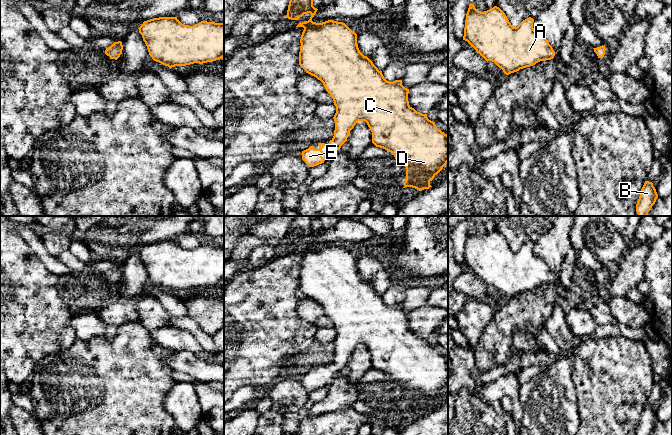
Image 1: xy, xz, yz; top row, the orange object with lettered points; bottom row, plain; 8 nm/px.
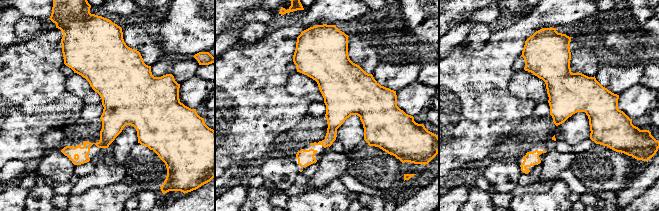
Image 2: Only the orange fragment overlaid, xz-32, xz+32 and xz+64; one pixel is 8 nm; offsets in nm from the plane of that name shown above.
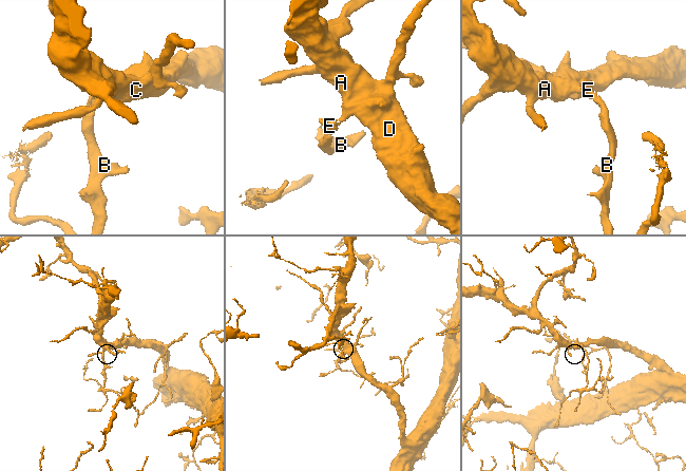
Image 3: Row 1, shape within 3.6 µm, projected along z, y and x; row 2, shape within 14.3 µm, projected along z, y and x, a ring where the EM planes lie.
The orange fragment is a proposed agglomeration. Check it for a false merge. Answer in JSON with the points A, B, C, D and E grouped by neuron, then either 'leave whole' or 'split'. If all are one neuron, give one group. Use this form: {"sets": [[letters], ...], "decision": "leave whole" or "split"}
{"sets": [["A", "B", "C", "D", "E"]], "decision": "leave whole"}

